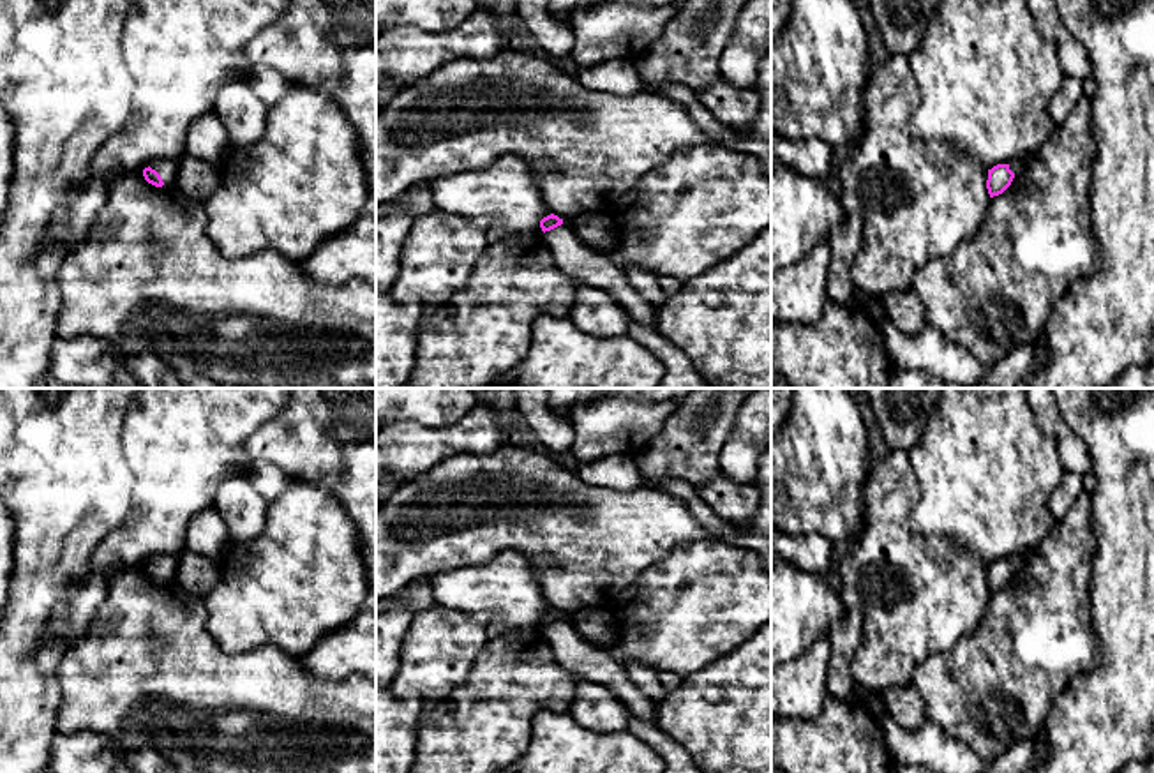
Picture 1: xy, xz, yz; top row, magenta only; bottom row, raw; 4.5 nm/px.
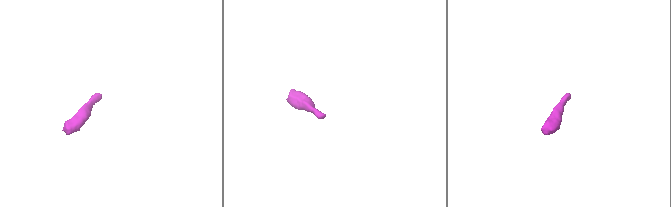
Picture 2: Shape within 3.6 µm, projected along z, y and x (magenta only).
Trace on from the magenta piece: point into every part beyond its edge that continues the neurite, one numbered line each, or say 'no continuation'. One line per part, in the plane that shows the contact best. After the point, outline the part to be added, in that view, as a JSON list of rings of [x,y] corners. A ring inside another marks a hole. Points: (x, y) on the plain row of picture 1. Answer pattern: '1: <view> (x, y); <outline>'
1: xy (164, 563); [[[155,556],[150,559],[152,565],[155,565],[164,581],[175,581],[175,574],[176,574],[176,565],[178,565],[180,556]]]

